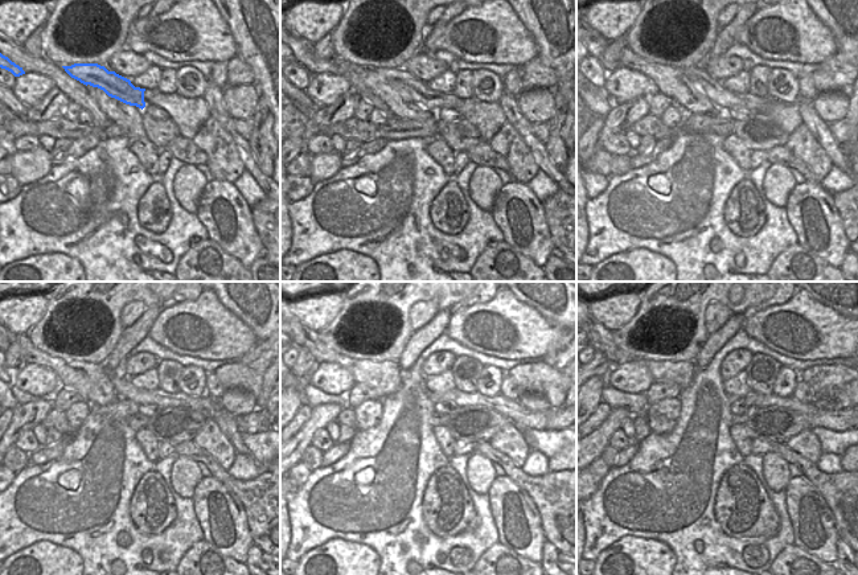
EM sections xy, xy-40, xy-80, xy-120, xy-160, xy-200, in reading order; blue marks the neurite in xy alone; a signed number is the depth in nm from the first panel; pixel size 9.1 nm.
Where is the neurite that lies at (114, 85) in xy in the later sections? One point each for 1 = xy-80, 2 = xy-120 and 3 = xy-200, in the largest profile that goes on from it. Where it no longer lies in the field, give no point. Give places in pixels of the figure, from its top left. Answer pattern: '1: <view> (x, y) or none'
1: xy-80 (714, 90)
2: xy-120 (123, 387)
3: xy-200 (837, 419)

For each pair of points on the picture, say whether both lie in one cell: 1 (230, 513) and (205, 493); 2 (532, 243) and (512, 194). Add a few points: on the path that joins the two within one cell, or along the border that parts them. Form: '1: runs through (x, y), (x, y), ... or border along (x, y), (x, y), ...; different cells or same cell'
1: runs through (224, 513), (208, 500); same cell
2: runs through (534, 230), (532, 216), (525, 202); same cell

